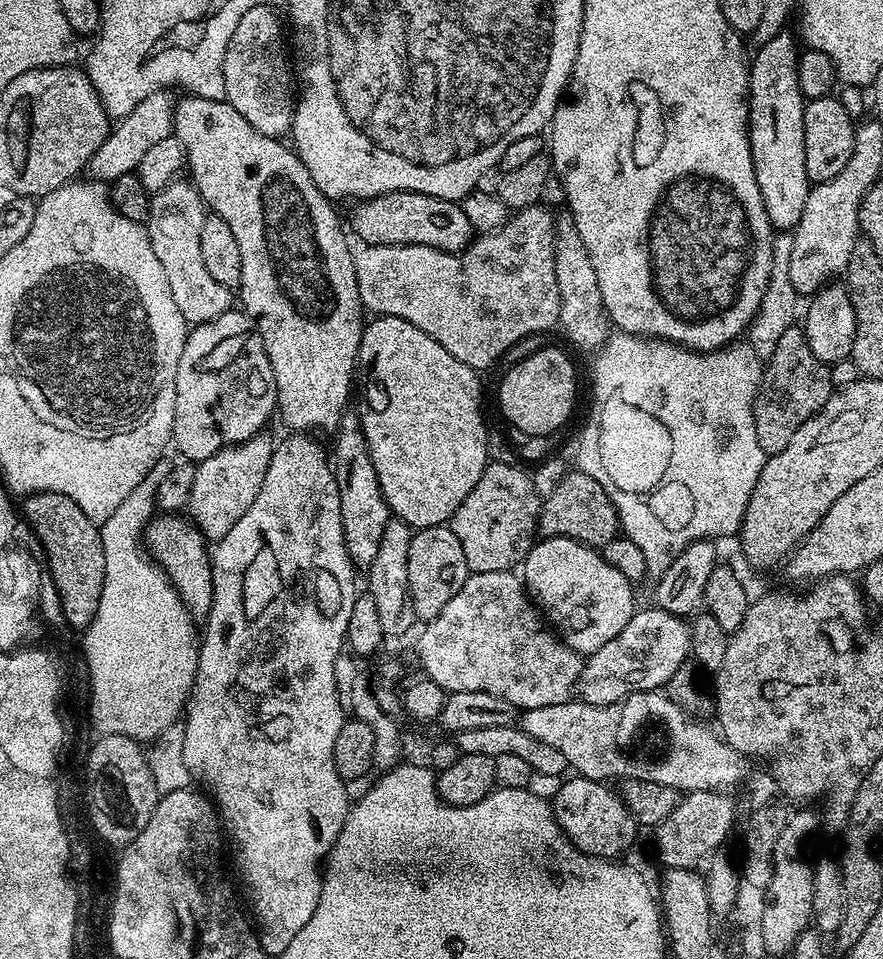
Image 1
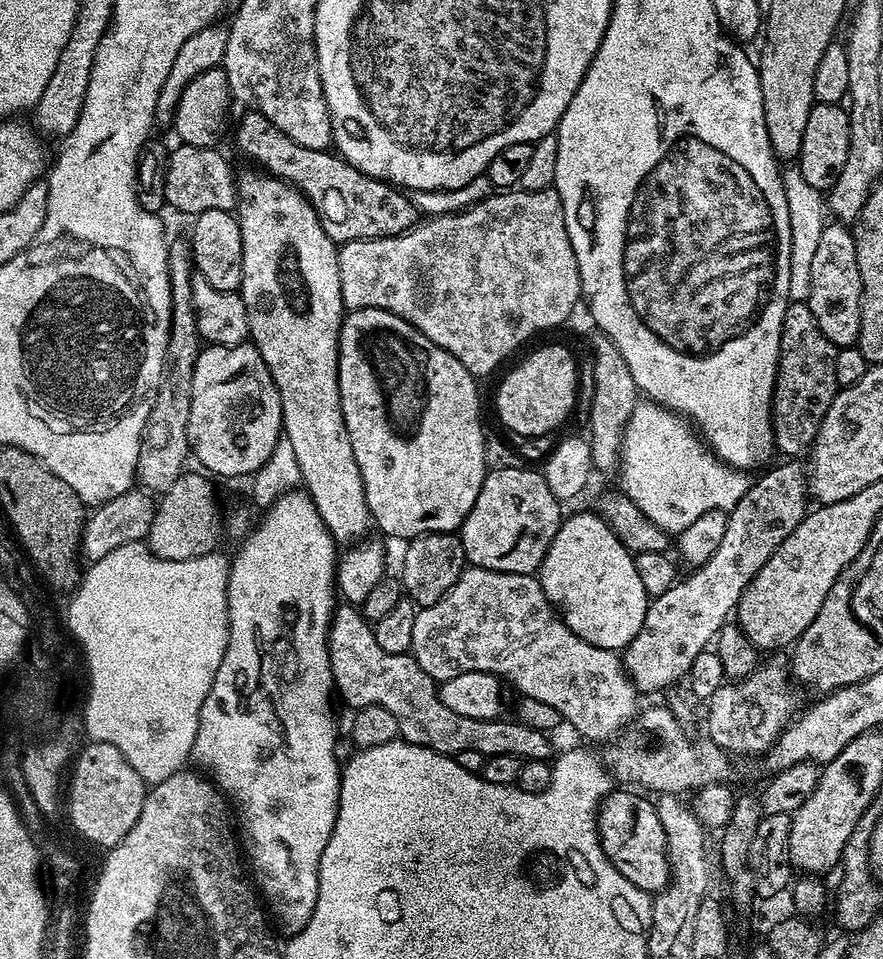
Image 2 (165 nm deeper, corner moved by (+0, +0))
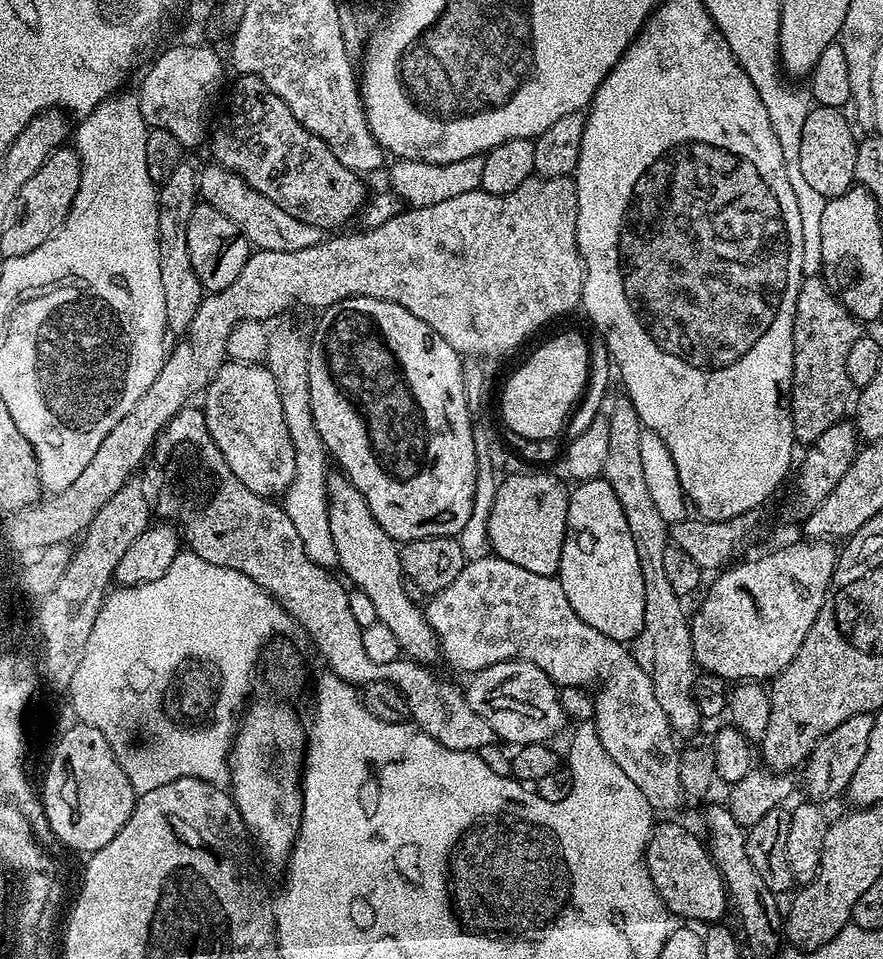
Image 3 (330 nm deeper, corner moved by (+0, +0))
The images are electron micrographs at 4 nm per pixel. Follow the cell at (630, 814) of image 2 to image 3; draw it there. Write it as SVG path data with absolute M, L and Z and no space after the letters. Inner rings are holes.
M657 823L652 830L652 836L648 839L648 850L644 853L644 861L650 870L650 878L673 917L681 916L681 921L696 922L701 920L704 926L711 926L725 919L724 915L730 912L728 899L728 887L724 885L722 874L716 869L716 864L708 852L705 841L700 840L688 828L680 824Z

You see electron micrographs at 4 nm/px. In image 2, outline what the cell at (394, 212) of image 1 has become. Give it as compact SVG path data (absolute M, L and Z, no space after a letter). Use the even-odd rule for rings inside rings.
M251 110L243 113L240 125L236 128L236 148L248 160L253 160L255 167L266 170L269 176L276 176L287 184L303 192L304 197L314 206L318 218L322 222L322 230L337 245L345 244L351 240L369 240L370 238L382 238L383 236L397 236L408 232L418 222L418 213L412 205L411 199L401 189L385 184L382 180L376 180L373 176L362 174L354 166L350 166L339 154L332 150L310 150L306 146L298 146L294 138L282 134L260 112Z

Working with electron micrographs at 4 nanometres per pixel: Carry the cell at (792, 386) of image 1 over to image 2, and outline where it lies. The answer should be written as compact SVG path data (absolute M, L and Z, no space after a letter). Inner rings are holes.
M807 302L789 303L786 314L782 318L782 334L780 335L780 357L772 395L772 443L775 451L784 458L800 458L807 453L816 441L818 430L826 418L826 410L830 410L830 402L834 402L838 385L834 374L834 358L837 347L818 330L818 322L814 322L814 314Z

